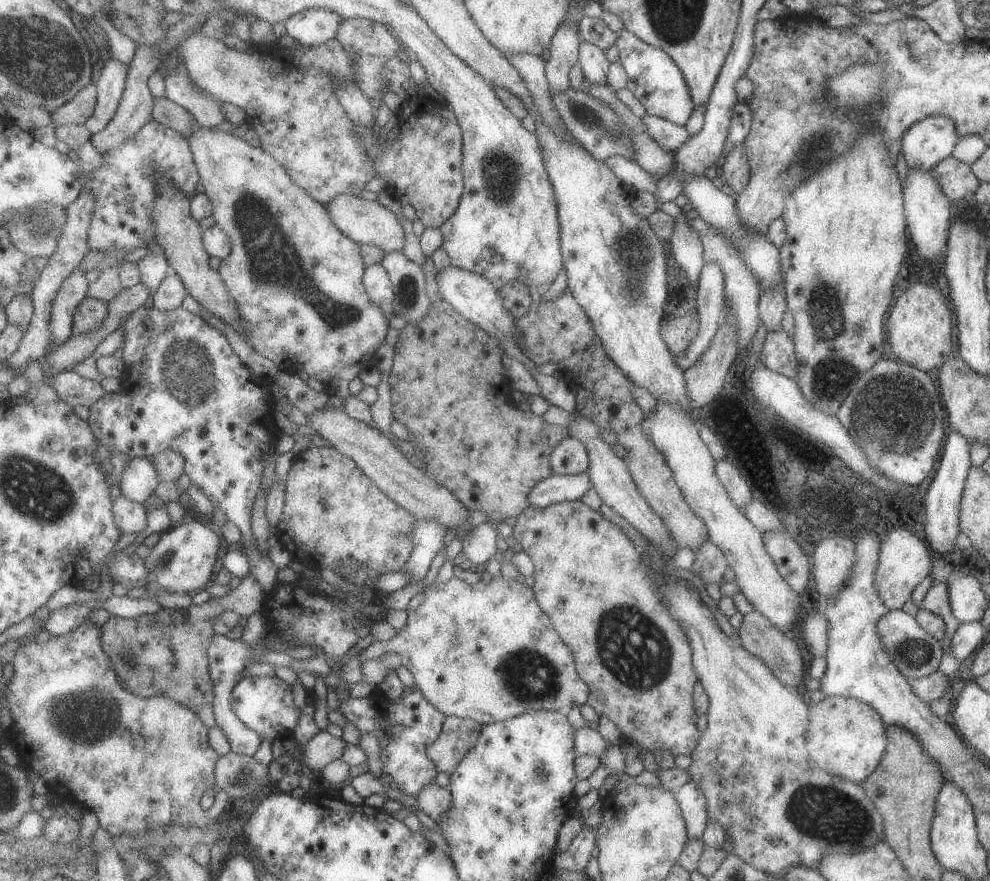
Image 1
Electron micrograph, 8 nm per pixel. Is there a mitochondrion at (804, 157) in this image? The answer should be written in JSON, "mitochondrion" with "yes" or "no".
{"mitochondrion":"yes"}

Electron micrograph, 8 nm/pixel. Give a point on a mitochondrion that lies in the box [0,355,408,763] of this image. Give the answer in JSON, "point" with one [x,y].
{"point":[82,706]}

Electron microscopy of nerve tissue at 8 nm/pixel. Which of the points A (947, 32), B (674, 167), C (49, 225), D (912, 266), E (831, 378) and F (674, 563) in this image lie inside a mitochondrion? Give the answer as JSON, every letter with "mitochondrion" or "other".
{"A":"other","B":"other","C":"mitochondrion","D":"other","E":"mitochondrion","F":"other"}

